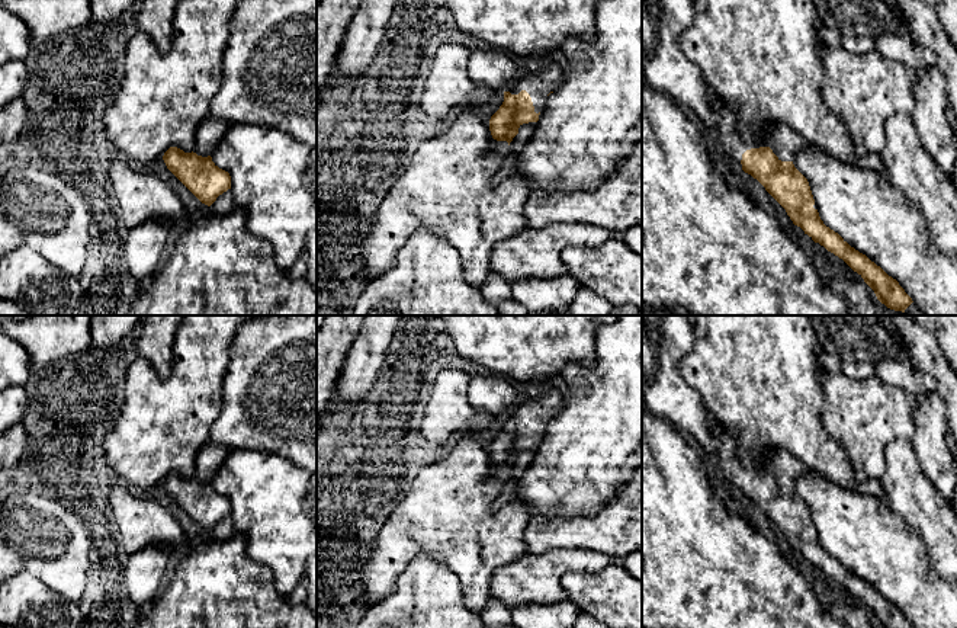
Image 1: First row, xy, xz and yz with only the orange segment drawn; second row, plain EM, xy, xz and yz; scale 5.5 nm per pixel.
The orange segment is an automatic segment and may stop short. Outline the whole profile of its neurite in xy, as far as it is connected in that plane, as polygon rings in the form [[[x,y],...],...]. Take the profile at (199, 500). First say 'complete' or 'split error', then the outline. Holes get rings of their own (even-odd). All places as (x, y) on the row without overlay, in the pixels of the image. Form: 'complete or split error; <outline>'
split error; [[[209,440],[197,452],[192,478],[170,472],[163,481],[167,494],[208,532],[231,515],[229,499],[219,494],[211,483],[229,452],[228,448]]]

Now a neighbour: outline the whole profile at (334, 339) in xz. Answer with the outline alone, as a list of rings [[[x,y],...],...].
[[[327,315],[321,329],[317,331],[317,427],[325,407],[334,395],[337,379],[363,320],[365,315]]]

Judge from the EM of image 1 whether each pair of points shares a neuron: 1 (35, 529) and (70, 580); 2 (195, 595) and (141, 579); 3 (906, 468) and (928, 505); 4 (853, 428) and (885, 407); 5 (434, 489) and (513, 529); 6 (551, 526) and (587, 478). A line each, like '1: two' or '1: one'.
1: one
2: two
3: one
4: one
5: one
6: two

